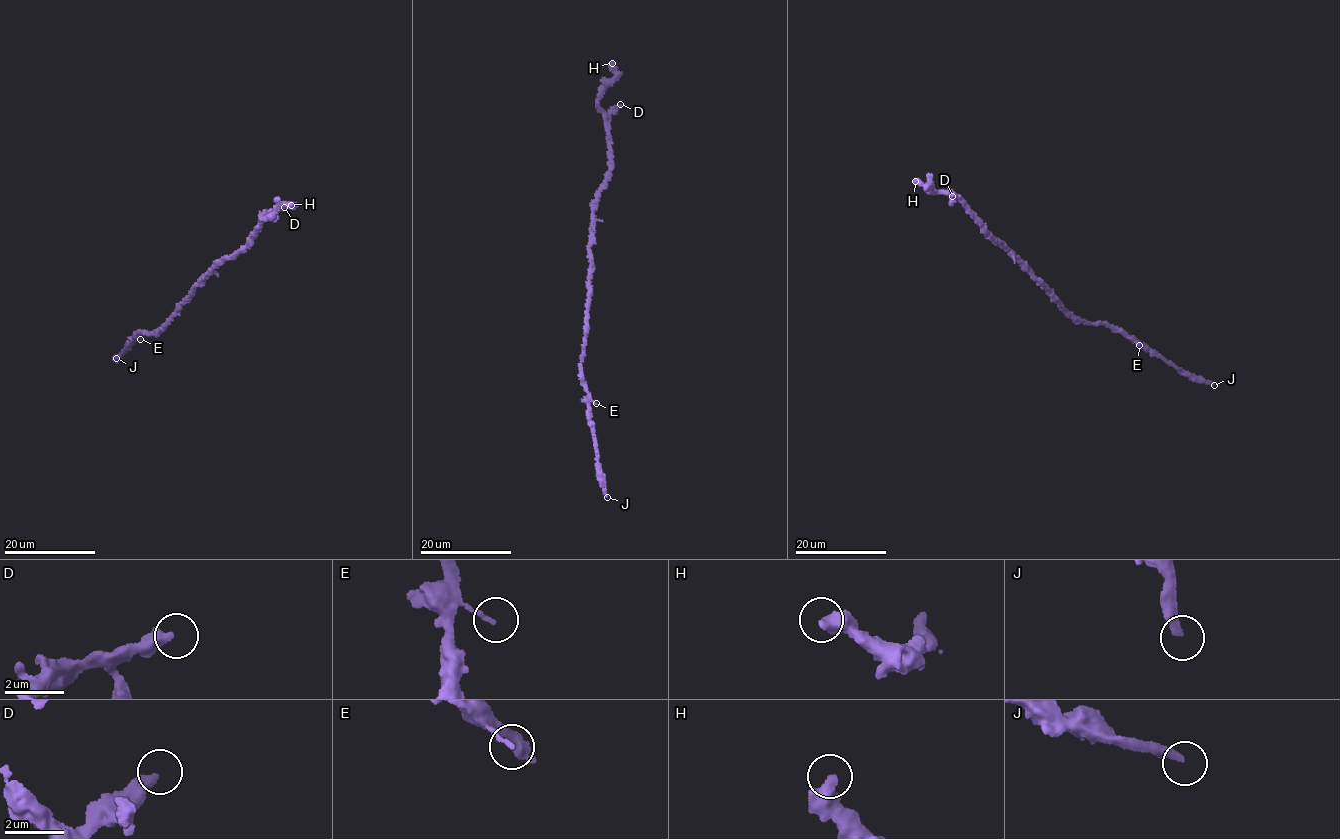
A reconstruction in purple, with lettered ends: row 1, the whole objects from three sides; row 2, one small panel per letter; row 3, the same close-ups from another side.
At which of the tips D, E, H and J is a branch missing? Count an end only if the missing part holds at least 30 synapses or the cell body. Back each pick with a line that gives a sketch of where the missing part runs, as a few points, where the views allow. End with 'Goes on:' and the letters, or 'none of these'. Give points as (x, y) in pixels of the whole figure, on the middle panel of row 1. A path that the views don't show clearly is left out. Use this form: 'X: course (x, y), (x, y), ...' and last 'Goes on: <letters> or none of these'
Goes on: J

